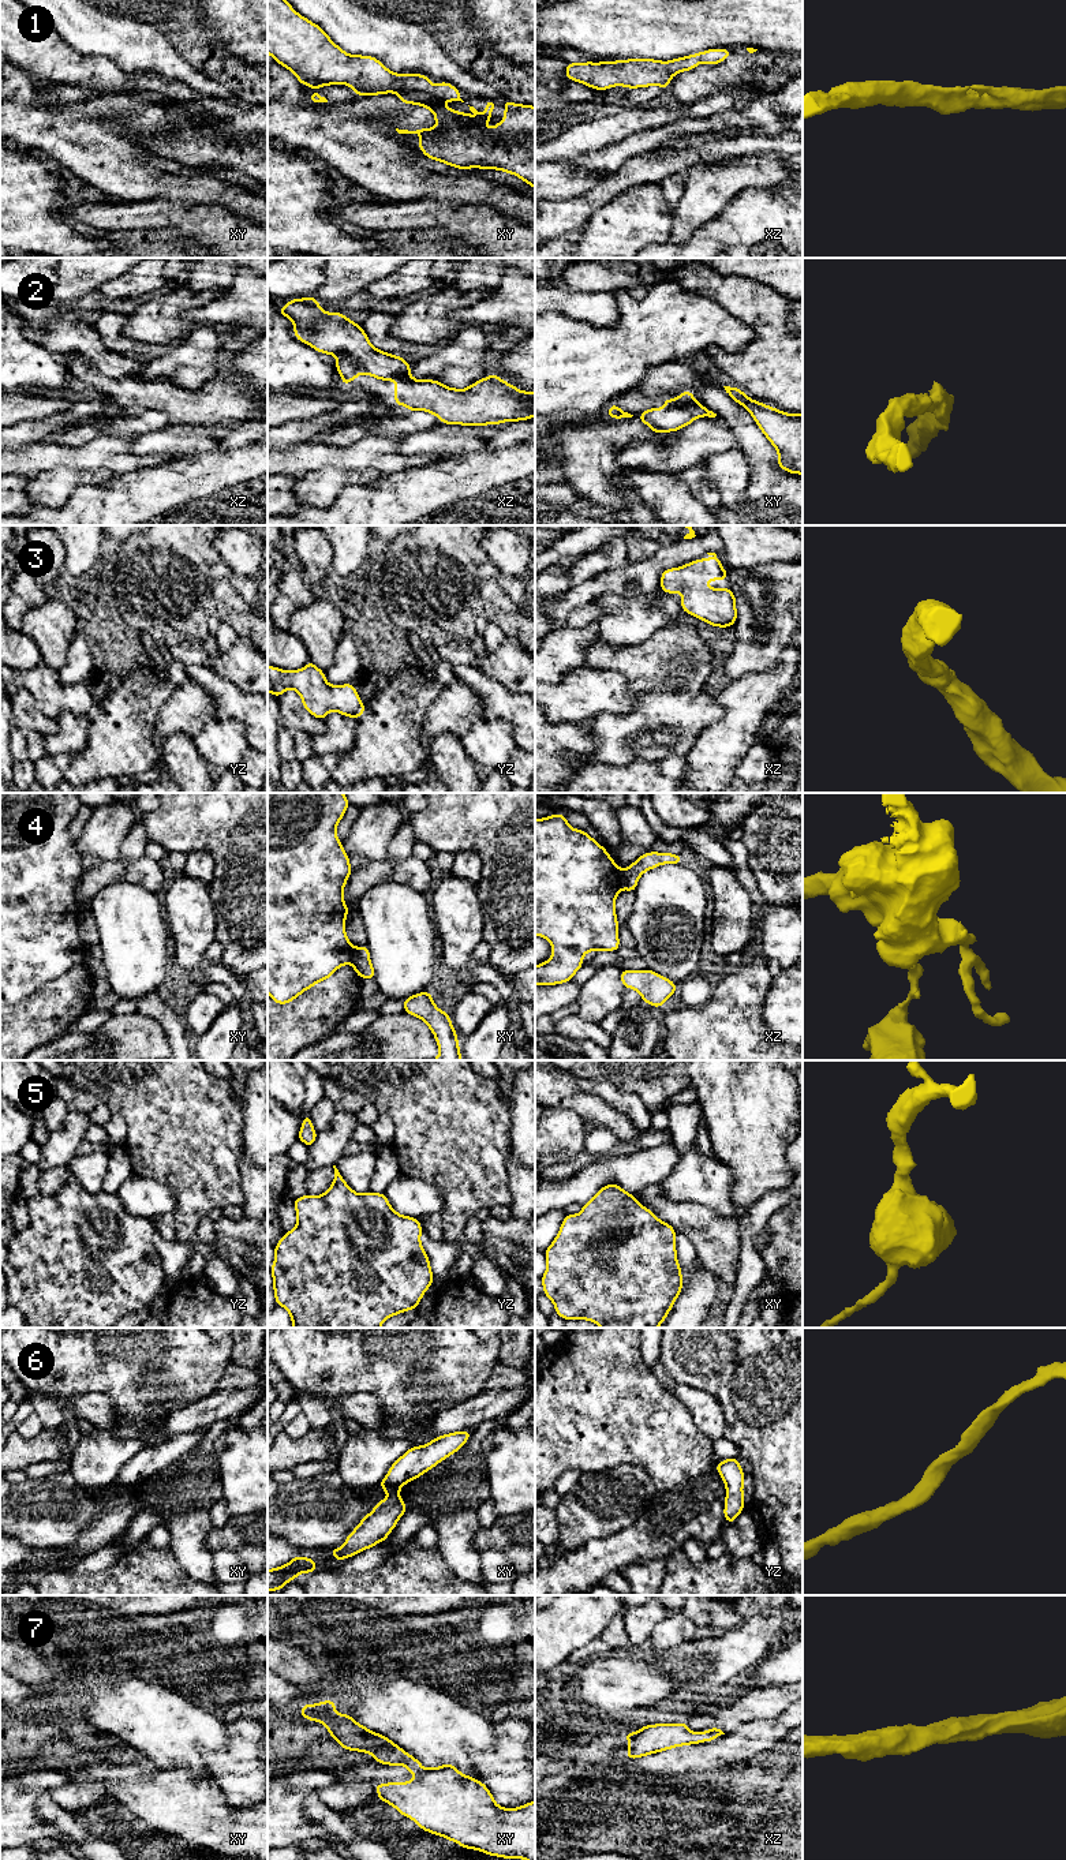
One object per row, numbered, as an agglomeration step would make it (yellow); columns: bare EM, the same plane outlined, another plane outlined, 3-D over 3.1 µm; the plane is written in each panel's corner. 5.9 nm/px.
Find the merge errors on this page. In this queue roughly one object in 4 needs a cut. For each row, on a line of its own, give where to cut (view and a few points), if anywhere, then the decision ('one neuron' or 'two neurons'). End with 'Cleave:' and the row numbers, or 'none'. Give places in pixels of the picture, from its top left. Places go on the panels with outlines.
1: cut none; one neuron
2: cut none; one neuron
3: cut none; one neuron
4: cut xz (618, 869), (618, 884), (621, 887); two neurons
5: cut none; one neuron
6: cut none; one neuron
7: cut none; one neuron
Cleave: 4

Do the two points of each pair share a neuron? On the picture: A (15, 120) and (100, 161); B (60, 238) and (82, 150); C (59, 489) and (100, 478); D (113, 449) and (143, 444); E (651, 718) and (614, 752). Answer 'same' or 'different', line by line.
A: same
B: different
C: same
D: different
E: same

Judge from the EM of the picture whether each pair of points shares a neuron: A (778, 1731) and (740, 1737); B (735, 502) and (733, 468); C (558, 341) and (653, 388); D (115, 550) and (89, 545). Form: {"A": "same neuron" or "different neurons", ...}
{"A": "same neuron", "B": "same neuron", "C": "different neurons", "D": "different neurons"}

